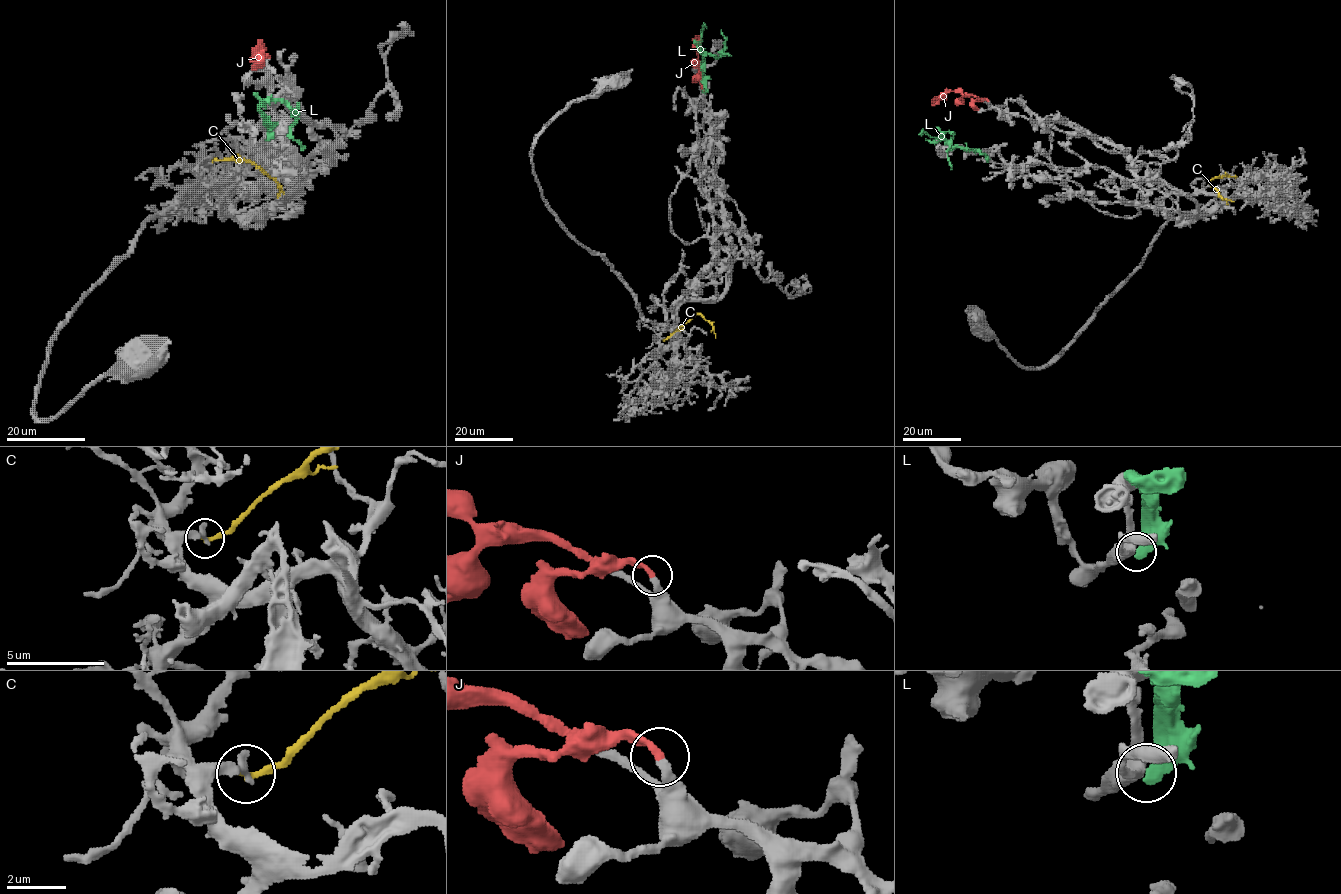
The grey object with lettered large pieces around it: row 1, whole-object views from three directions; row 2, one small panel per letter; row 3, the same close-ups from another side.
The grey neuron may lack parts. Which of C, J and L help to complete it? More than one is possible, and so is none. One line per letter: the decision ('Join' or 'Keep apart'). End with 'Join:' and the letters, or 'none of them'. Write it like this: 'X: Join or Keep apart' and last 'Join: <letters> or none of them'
C: Keep apart
J: Join
L: Keep apart
Join: J

